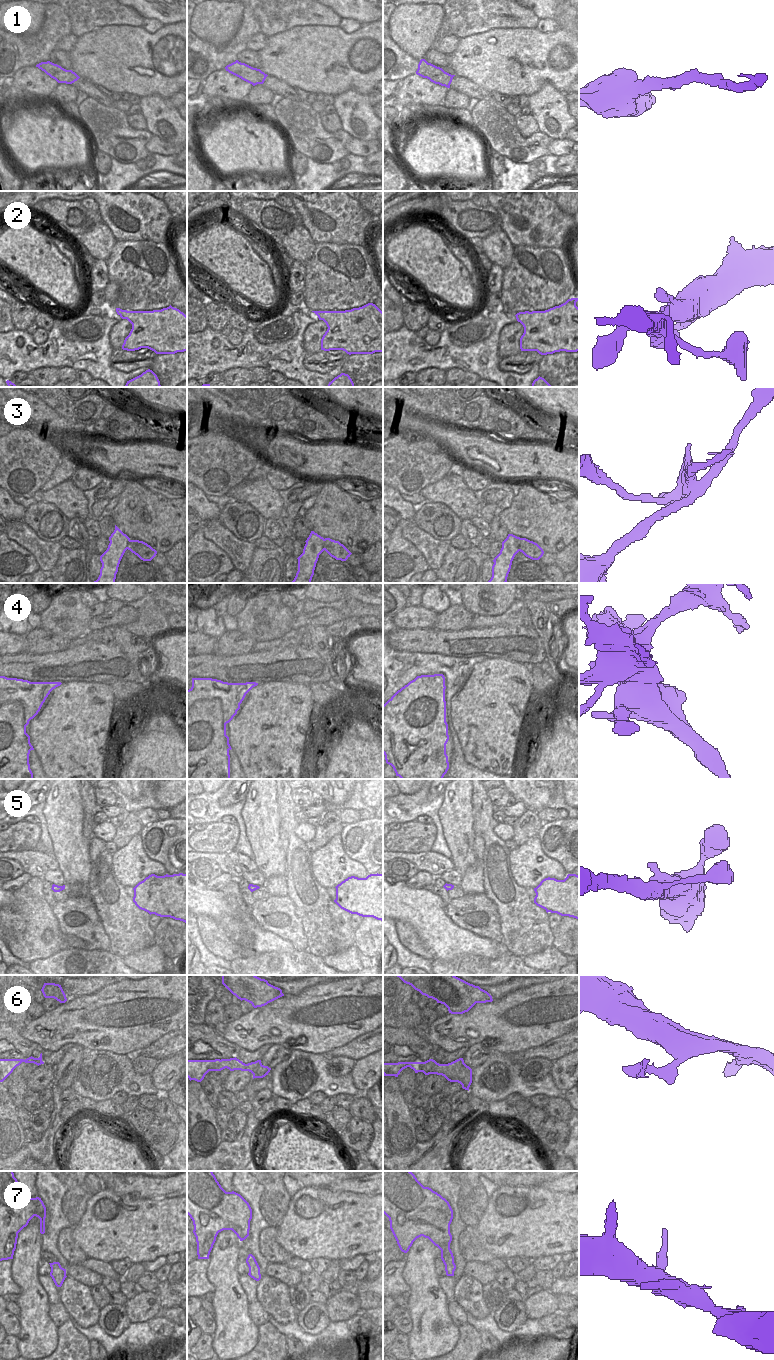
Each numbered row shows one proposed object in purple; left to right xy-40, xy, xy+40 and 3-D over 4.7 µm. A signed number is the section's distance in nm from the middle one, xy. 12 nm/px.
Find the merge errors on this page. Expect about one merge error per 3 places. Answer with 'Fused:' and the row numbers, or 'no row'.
Fused: 3, 4

